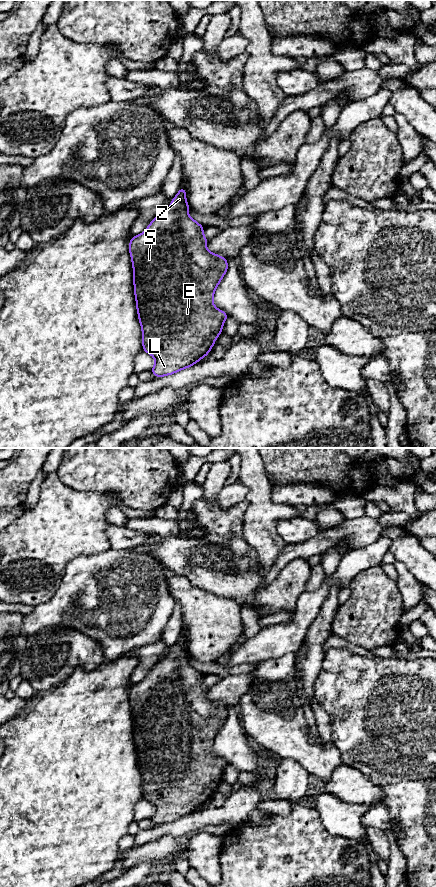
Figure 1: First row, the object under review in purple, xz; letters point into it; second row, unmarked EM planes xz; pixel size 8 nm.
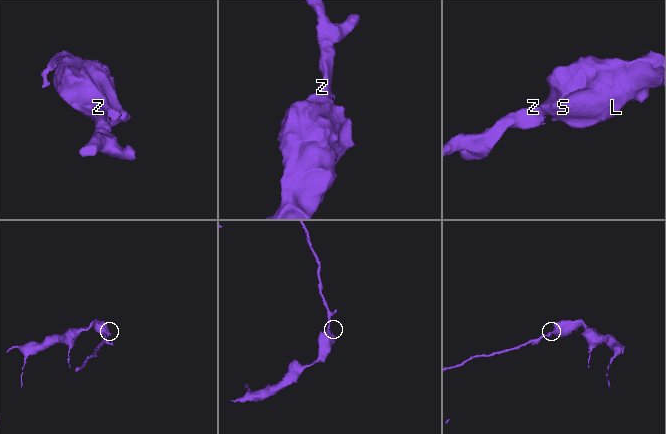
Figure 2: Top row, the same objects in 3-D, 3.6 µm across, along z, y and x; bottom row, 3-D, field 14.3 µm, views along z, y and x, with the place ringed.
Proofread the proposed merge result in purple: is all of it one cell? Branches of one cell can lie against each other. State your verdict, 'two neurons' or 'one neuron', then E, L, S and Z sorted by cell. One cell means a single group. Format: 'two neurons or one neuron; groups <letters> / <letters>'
one neuron; groups E L S Z

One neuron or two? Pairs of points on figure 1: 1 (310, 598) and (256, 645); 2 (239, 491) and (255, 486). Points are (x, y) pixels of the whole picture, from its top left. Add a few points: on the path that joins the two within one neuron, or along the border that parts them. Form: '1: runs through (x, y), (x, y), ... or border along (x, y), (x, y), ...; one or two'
1: runs through (303, 615), (283, 638), (273, 641); one
2: border along (238, 478), (248, 490), (245, 499); two

